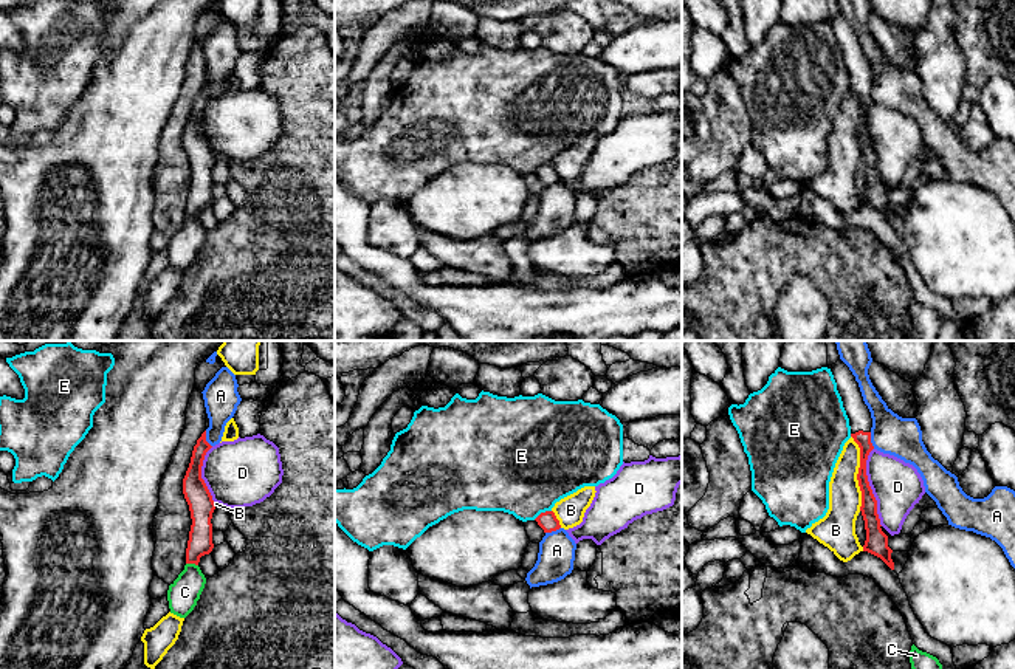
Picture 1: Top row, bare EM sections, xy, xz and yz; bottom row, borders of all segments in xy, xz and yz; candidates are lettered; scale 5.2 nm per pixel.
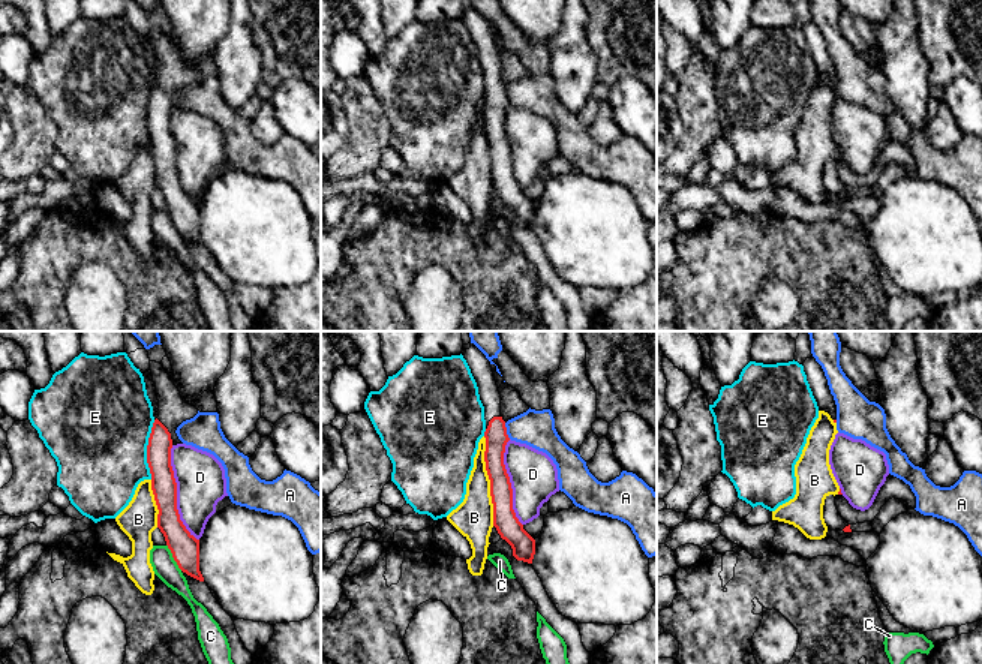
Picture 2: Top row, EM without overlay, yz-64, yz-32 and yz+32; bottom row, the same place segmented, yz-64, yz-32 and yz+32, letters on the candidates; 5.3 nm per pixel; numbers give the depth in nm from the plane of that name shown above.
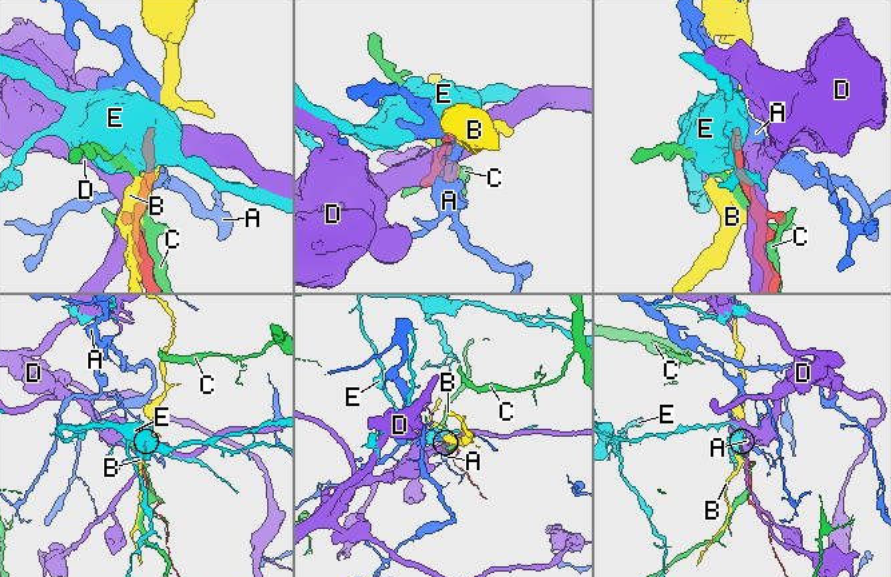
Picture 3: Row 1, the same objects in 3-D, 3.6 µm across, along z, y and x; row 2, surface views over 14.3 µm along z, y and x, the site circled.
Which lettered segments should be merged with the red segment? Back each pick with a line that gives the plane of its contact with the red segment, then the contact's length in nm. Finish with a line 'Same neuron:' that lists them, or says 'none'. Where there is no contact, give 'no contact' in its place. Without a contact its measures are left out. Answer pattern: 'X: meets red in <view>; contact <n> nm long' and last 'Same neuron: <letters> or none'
Same neuron: none

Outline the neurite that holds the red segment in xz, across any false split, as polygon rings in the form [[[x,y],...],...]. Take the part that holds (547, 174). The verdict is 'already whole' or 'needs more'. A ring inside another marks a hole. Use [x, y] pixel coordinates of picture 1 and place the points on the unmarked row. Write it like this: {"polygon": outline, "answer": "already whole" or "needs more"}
{"polygon": [[[553,164],[541,166],[535,173],[544,183],[544,186],[552,186],[561,181]]], "answer": "already whole"}

